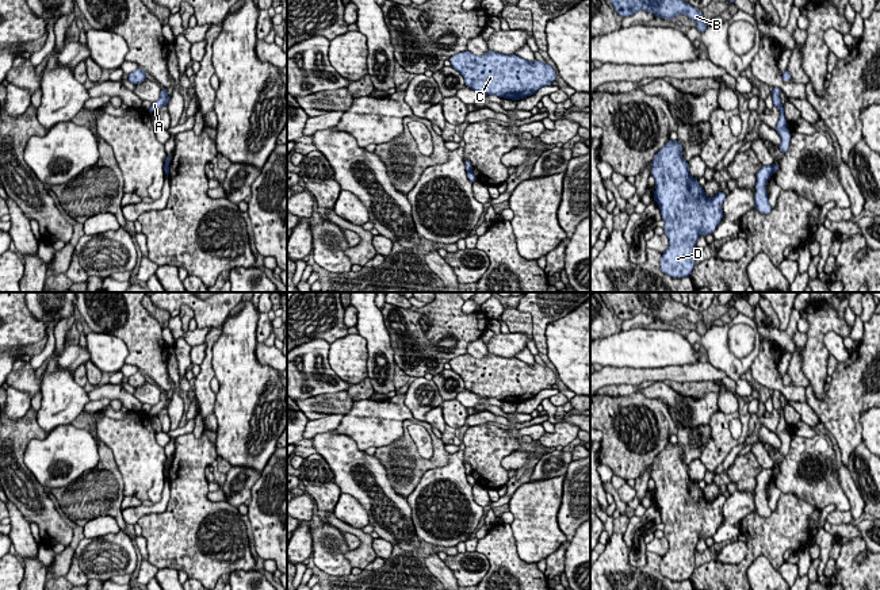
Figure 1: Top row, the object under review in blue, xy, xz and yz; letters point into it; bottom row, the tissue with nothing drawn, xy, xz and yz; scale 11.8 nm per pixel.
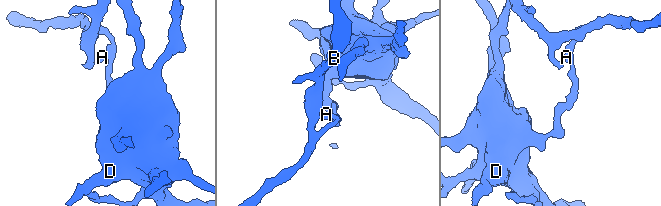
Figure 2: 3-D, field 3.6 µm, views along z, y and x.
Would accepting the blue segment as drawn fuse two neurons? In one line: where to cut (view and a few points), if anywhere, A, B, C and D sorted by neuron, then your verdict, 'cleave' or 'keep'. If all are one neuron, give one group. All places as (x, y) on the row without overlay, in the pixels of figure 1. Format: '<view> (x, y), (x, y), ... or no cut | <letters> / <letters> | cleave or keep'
yz (772, 468), (773, 474) | A B / C D | cleave

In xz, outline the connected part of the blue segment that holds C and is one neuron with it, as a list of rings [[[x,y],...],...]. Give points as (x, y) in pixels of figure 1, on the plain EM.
[[[467,353],[452,359],[449,365],[463,379],[467,391],[502,402],[521,403],[556,383],[554,371],[547,365],[493,353],[482,359]]]

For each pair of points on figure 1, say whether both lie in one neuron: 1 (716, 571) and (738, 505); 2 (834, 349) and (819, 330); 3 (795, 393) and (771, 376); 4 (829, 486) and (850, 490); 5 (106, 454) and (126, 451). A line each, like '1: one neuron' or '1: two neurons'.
1: two neurons
2: two neurons
3: one neuron
4: two neurons
5: two neurons

